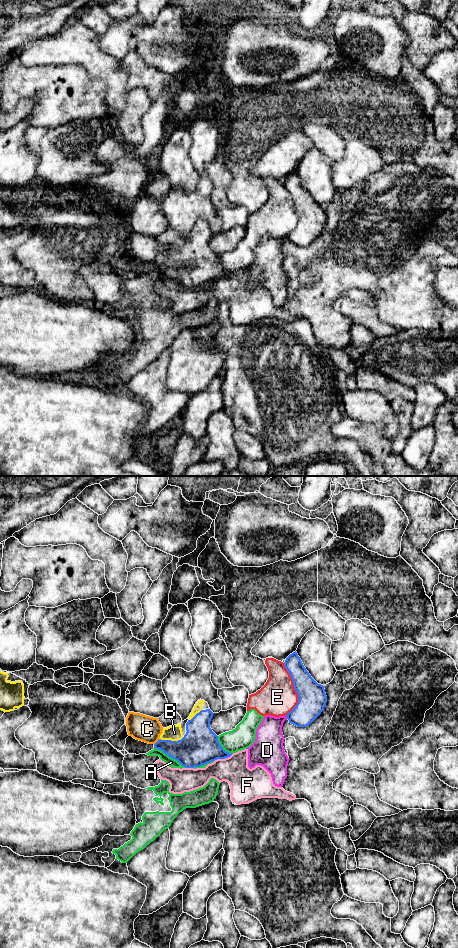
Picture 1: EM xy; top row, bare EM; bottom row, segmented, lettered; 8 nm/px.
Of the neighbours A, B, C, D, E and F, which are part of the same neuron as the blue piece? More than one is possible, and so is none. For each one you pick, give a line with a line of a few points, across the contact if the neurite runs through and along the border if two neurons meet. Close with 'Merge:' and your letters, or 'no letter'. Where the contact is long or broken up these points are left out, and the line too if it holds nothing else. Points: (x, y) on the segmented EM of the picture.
B: Line: xy (199, 746), (176, 746), (170, 740), (174, 733)
Merge: B

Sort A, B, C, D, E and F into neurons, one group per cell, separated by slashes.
A E / B / C / D / F

